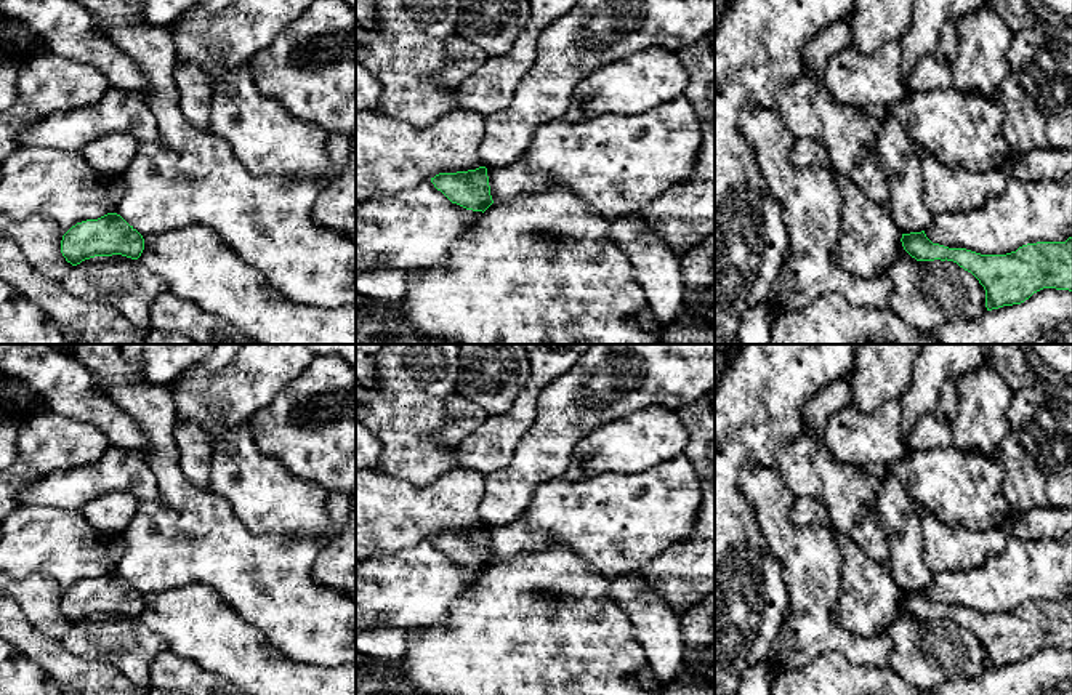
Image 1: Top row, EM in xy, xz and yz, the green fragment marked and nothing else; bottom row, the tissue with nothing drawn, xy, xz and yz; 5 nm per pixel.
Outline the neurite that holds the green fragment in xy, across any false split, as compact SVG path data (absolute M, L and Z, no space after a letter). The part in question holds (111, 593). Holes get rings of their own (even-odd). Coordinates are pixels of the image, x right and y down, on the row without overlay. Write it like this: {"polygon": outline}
{"polygon": "M117 572L77 581L61 599L61 612L72 625L95 615L122 613L138 618L143 609L143 594Z"}

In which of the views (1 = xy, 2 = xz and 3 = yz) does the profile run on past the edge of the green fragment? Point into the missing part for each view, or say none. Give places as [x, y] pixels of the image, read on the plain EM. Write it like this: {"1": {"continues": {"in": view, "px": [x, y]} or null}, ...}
{"1": {"continues": null}, "2": {"continues": null}, "3": {"continues": null}}

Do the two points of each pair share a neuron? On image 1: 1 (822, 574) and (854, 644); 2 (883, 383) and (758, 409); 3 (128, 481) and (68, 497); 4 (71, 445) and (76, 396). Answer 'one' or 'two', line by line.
1: one
2: two
3: one
4: two

